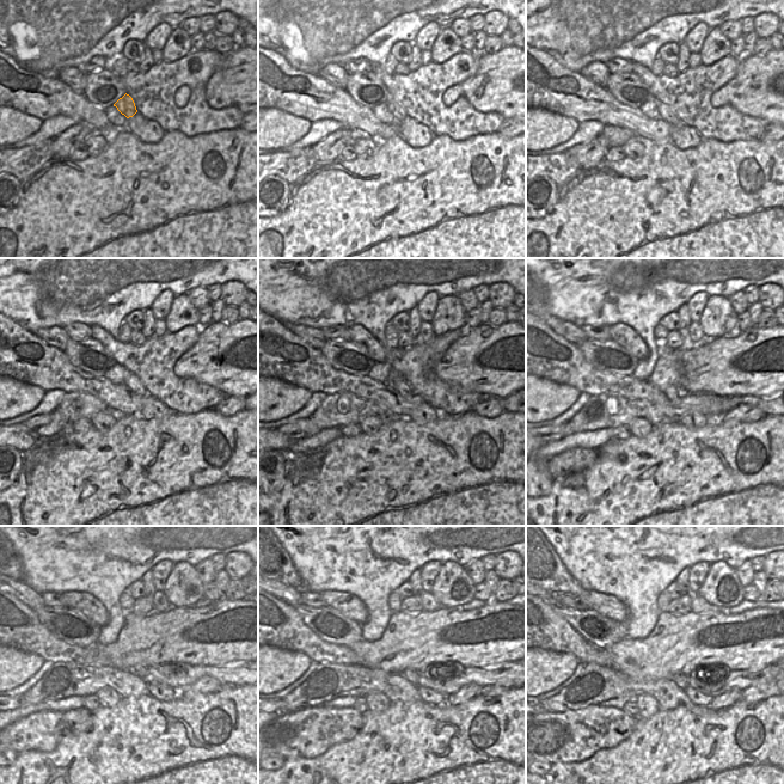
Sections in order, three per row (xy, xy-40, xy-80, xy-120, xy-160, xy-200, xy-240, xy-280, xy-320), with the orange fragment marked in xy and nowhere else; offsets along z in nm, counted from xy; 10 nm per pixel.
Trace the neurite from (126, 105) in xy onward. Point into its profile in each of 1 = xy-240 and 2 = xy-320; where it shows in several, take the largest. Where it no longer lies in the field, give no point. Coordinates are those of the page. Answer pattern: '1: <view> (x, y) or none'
1: xy-240 (138, 671)
2: xy-320 (679, 680)

